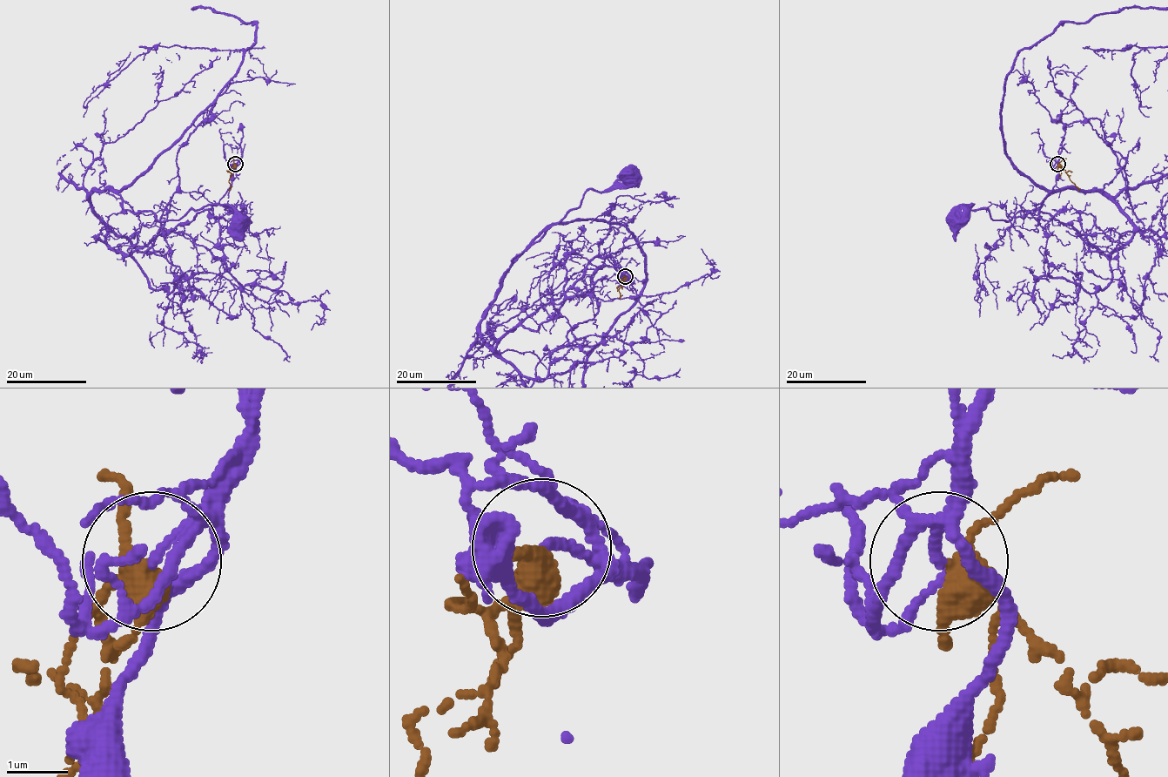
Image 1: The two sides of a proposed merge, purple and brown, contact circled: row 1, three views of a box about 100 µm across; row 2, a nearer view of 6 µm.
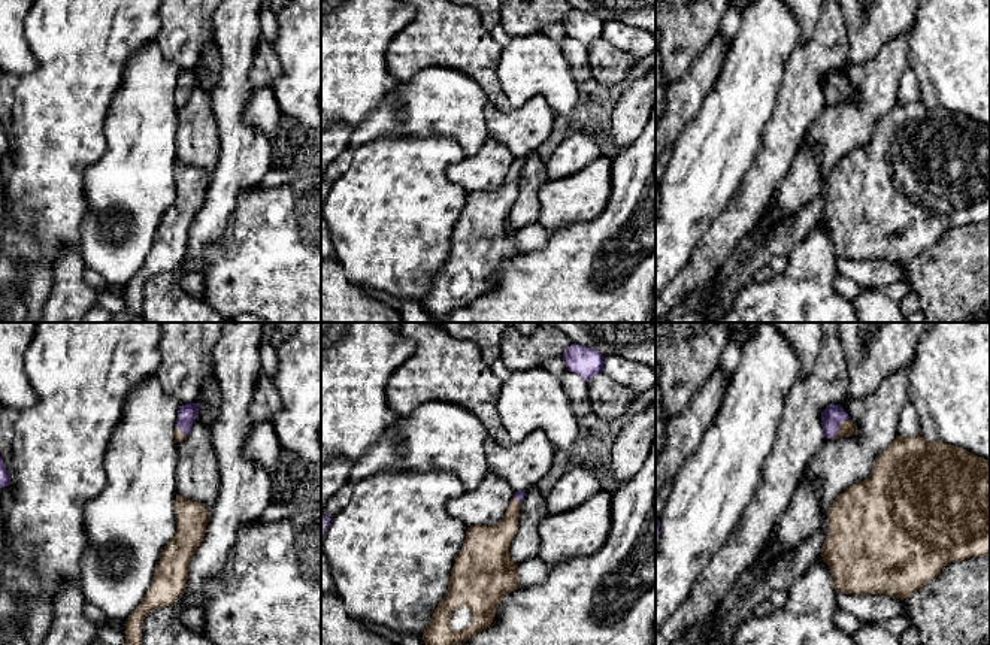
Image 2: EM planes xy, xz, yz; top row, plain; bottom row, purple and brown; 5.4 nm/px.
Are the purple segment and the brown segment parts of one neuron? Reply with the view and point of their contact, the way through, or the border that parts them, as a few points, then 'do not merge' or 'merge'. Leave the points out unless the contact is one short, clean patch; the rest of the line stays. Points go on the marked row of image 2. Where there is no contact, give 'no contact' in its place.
meets purple in yz at (838, 427); runs through yz (832, 417), (838, 427), (847, 427); merge

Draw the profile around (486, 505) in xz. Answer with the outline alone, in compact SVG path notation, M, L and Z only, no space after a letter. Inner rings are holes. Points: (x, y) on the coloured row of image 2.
M488 470L476 488L466 490L460 497L451 499L445 509L448 515L466 527L493 527L503 520L514 494L514 488L505 479Z

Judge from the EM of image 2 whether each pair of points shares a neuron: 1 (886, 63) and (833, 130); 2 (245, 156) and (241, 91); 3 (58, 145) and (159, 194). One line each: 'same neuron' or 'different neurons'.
1: same neuron
2: same neuron
3: different neurons

